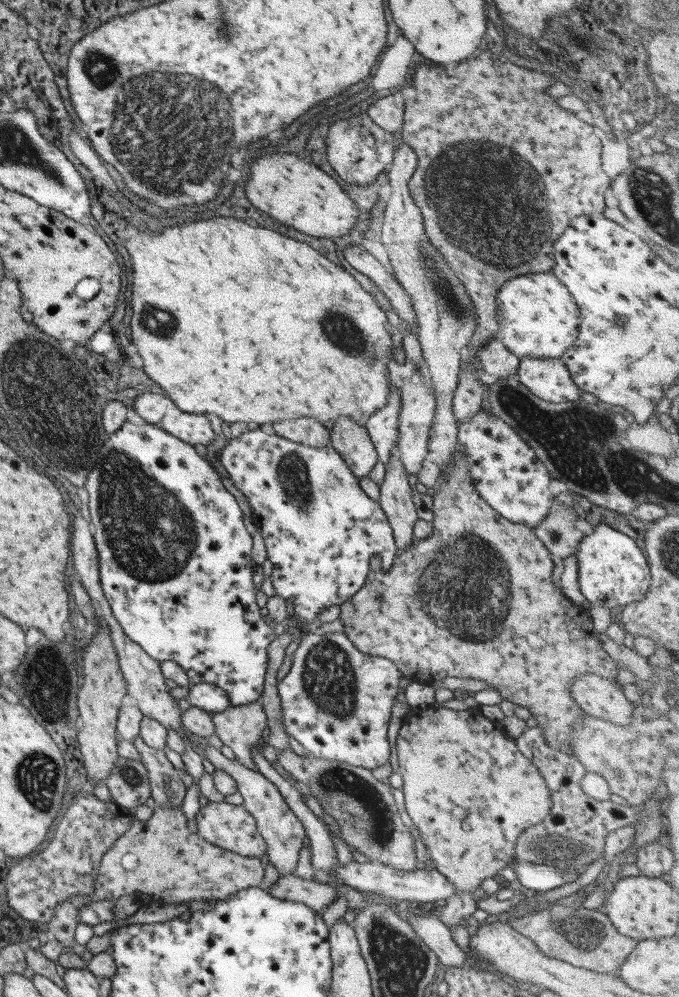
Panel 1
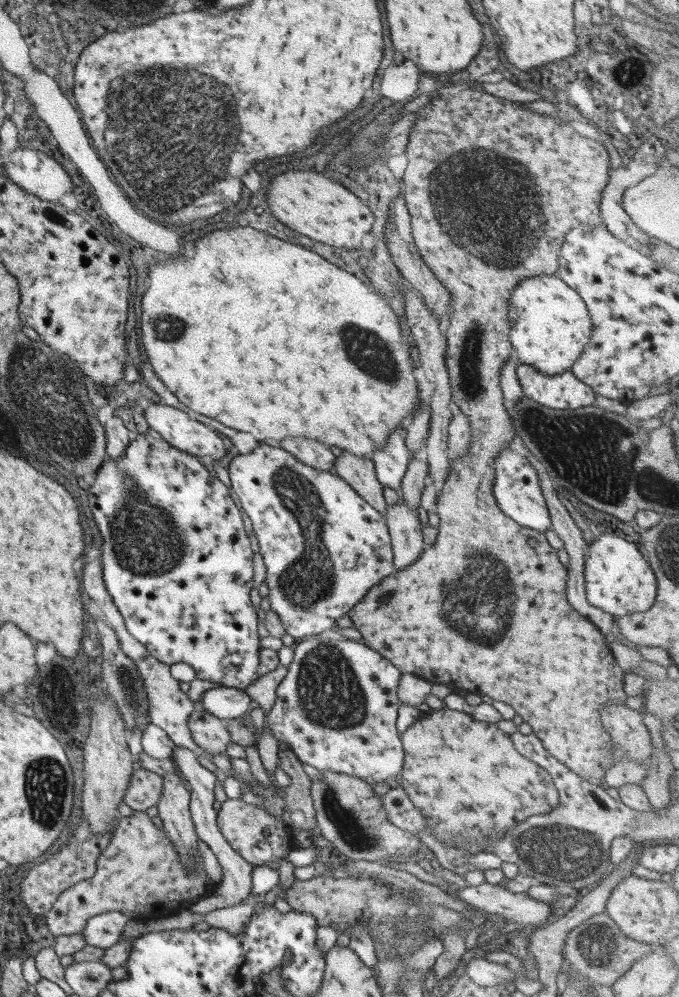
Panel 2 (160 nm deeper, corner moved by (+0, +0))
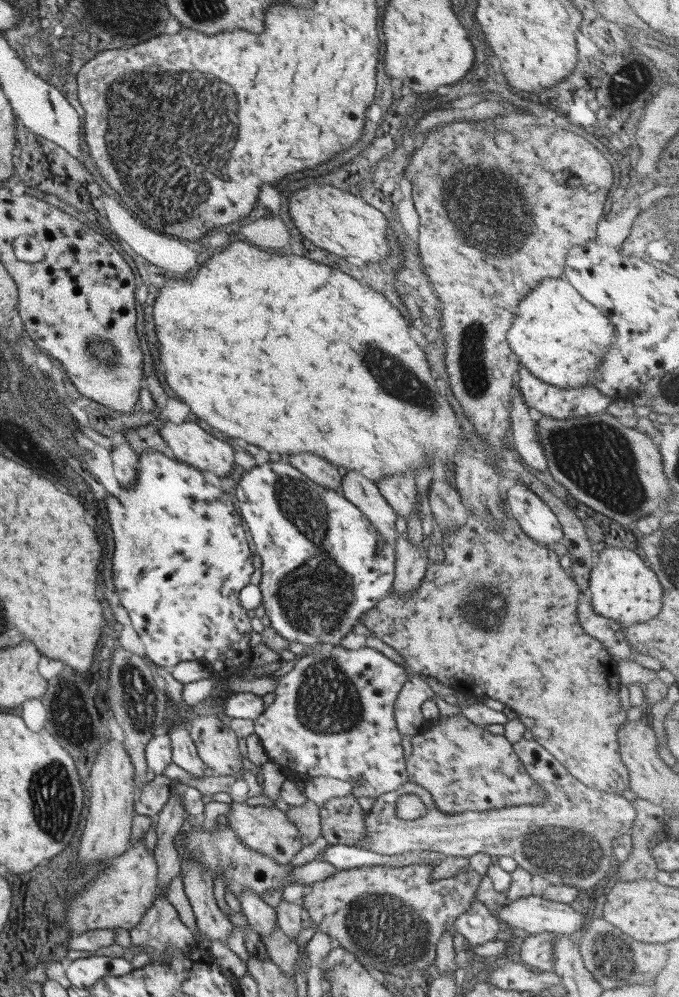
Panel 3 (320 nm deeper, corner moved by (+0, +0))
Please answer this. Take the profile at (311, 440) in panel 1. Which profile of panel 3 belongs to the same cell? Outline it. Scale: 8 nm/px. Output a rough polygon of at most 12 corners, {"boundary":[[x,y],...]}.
{"boundary":[[311,454],[288,463],[311,482],[340,491],[342,472]]}

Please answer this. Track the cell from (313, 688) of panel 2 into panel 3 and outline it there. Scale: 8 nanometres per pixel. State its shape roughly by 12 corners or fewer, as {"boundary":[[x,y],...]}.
{"boundary":[[314,649],[253,720],[268,758],[375,798],[407,782],[403,668]]}

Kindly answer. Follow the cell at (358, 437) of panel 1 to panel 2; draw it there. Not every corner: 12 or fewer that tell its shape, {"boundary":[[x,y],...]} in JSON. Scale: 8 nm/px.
{"boundary":[[341,452],[329,471],[385,517],[371,459]]}

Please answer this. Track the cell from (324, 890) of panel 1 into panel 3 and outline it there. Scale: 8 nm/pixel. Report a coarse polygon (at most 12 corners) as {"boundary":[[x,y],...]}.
{"boundary":[[472,868],[340,869],[296,903],[367,971],[433,972]]}

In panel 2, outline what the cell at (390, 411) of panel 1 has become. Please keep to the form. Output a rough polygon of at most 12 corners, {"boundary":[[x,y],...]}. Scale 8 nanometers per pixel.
{"boundary":[[400,424],[373,452],[377,482],[399,493],[410,452]]}

